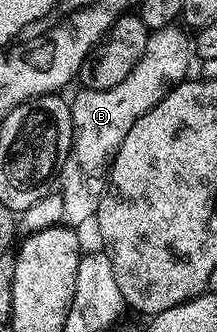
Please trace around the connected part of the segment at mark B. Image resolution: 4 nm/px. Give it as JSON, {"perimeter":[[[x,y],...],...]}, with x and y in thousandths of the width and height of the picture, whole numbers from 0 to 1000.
{"perimeter":[[[820,75],[696,93],[664,172],[627,184],[627,208],[608,208],[608,220],[590,220],[553,256],[516,256],[516,268],[475,274],[364,271],[364,286],[323,310],[341,422],[313,473],[258,530],[258,560],[198,599],[97,639],[97,681],[106,672],[120,690],[171,690],[364,678],[359,672],[396,672],[410,660],[419,669],[447,651],[493,554],[475,530],[502,518],[525,467],[553,449],[590,389],[608,389],[636,355],[719,319],[816,250],[862,235],[857,211],[876,202],[876,178],[885,181],[885,117],[853,99],[862,102]]]}

